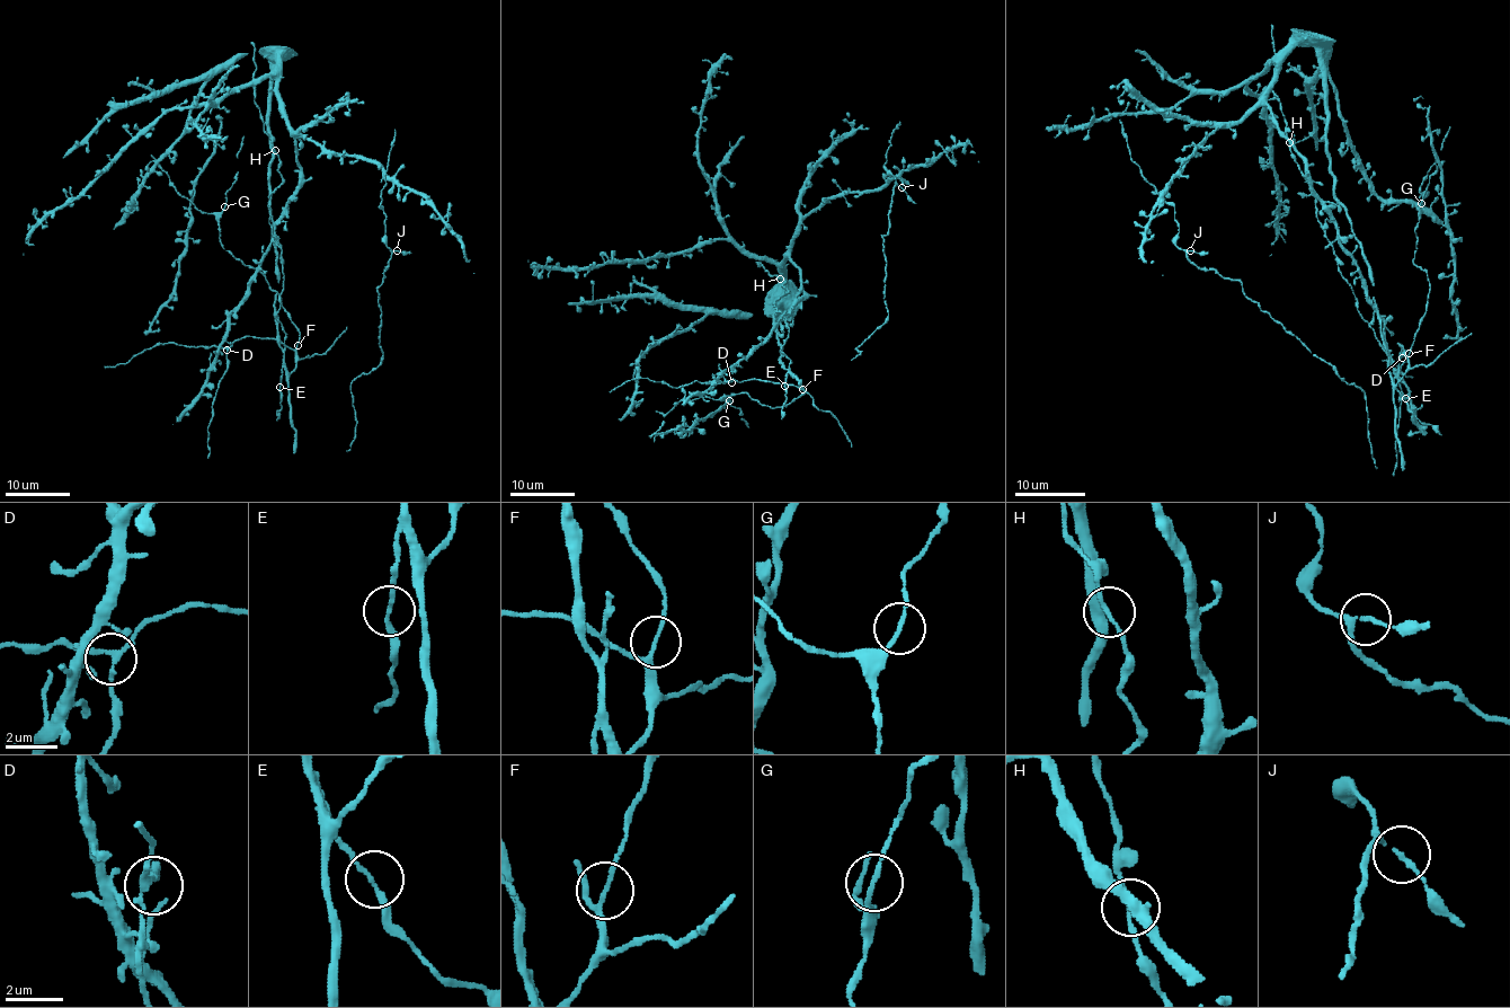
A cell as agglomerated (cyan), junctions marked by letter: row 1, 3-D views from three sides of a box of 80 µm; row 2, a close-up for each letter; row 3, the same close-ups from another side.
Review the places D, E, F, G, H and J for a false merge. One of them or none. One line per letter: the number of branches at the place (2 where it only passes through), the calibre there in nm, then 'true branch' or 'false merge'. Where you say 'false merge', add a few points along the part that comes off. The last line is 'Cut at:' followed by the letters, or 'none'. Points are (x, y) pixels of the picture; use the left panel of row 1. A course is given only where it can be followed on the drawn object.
D: 3 branches meet; 190 nm thick; true branch
E: 2 branches meet; 160 nm thick; true branch
F: 3 branches meet; 130 nm thick; true branch
G: 2 branches meet; 140 nm thick; true branch
H: 2 branches meet; 140 nm thick; true branch
J: 3 branches meet; 130 nm thick; true branch
Cut at: none

